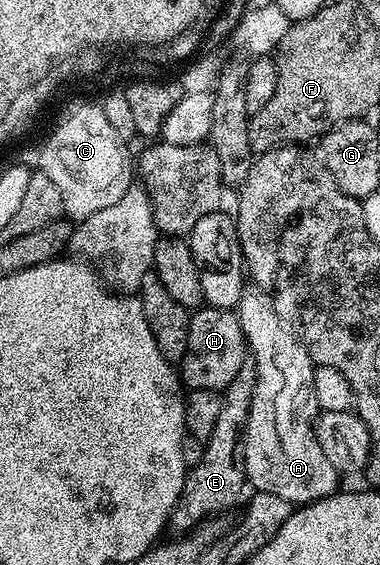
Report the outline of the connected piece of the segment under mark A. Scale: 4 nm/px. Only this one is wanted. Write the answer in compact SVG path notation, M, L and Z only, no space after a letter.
M244 292L237 306L239 322L255 366L255 390L243 435L247 480L252 490L281 495L281 499L285 499L292 507L310 505L312 501L335 496L341 480L339 470L329 463L329 459L325 459L325 451L321 451L321 443L315 434L314 424L321 412L313 391L315 365L295 329L288 321L281 319L272 298L266 292L255 292L259 293Z

